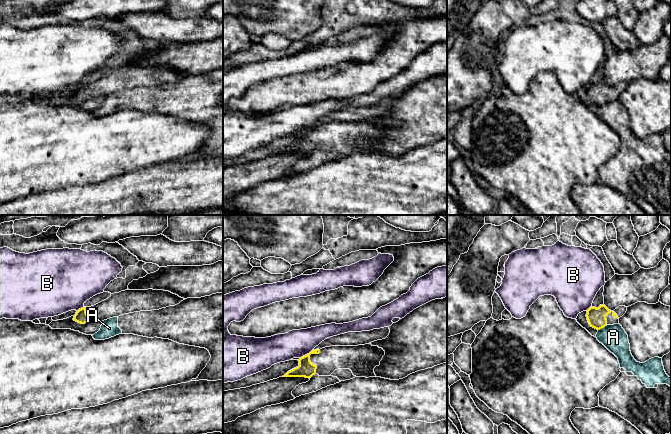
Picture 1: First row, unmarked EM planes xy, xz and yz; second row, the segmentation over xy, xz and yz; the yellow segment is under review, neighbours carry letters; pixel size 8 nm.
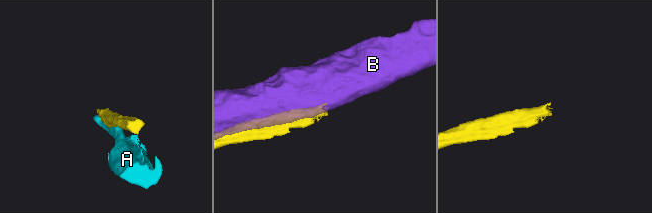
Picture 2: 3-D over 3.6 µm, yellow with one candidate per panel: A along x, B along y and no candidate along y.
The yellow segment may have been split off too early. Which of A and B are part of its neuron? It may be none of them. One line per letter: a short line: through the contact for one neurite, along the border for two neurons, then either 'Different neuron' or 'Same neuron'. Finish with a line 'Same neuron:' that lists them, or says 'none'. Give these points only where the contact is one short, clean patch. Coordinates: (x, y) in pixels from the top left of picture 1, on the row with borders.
A: Line: yz (607, 325), (598, 330). Different neuron
B: Different neuron
Same neuron: none

